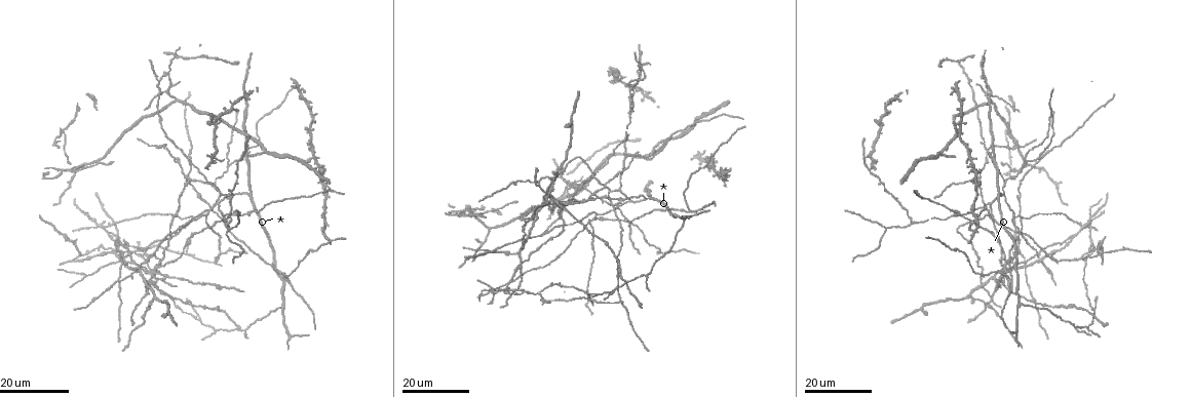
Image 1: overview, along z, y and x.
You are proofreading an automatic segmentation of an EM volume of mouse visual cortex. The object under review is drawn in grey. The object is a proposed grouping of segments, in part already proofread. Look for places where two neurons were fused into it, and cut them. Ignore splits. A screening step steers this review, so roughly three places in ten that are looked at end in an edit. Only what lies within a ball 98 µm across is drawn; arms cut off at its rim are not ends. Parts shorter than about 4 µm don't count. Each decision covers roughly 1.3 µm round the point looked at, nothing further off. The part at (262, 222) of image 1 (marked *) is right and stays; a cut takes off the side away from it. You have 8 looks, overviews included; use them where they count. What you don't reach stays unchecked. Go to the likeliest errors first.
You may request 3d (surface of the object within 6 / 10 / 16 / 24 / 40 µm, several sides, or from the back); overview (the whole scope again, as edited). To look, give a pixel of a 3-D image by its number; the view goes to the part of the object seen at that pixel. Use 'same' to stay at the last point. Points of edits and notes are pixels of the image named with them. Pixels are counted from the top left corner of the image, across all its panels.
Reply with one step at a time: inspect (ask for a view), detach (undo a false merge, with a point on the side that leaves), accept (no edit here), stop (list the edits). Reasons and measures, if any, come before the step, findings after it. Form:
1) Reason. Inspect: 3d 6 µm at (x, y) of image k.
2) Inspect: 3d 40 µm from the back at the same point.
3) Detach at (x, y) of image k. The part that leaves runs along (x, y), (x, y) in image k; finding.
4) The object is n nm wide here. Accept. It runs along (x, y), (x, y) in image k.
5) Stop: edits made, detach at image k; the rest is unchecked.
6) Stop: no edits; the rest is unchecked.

Three arms meet. Inspect: 3d 24 µm at (199, 320) of image 1.

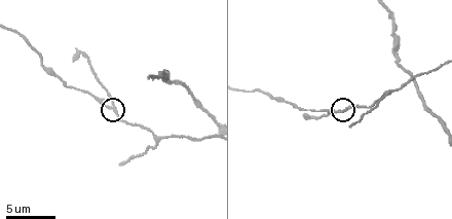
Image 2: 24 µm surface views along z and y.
Inspect: 3d 10 µm at (337, 112) of image 2.

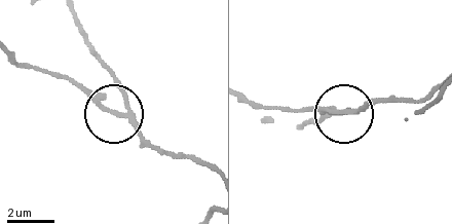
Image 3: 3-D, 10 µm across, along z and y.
Detach at (120, 87) of image 3. The part that leaves runs along (136, 116), (79, 17) in image 3; two neurons meet here.

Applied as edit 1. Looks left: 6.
Small branch off a trunk. Inspect: 3d 16 µm at (909, 222) of image 1.

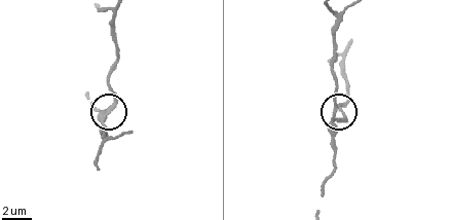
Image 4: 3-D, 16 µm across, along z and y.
Inspect: 3d 6 µm at (105, 117) of image 4.

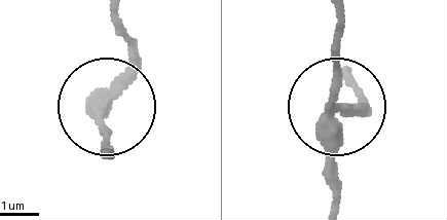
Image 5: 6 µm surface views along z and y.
The side arm is 28 µm long. Accept. It runs along (334, 205), (334, 31) in image 5; continuous, no second neuron.

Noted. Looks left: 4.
Inspect: 3d 24 µm at (231, 230) of image 1.

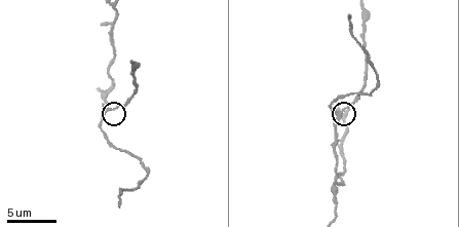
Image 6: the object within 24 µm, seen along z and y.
Inspect: 3d 10 µm at (339, 112) of image 6.

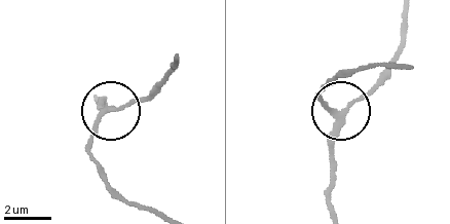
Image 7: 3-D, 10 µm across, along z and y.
3 arms meet here. Accept. It runs along (332, 203), (332, 139), (339, 115), (382, 76) in image 7; all the same neuron.

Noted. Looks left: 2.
Two arms in line, one across. Inspect: 3d 24 µm at (287, 280) of image 1.

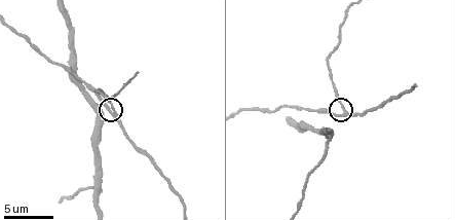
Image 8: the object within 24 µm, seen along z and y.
Inspect: 3d 6 µm at (344, 112) of image 8.

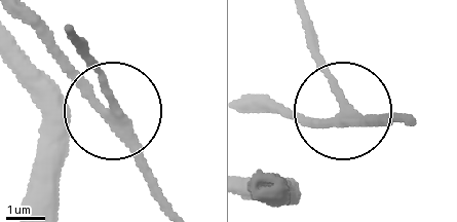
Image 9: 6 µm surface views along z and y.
Accept. It runs along (21, 20), (99, 99), (167, 207) in image 9; continuous, no second neuron.

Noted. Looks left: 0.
Stop: edits made, detach at image 3; the rest is unchecked.

